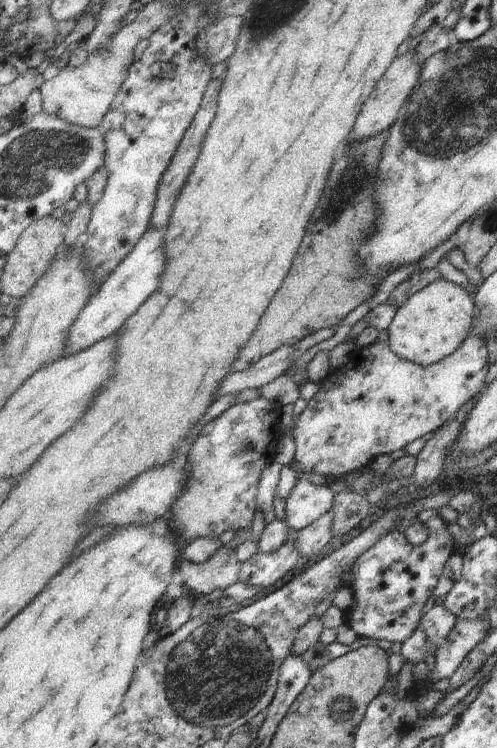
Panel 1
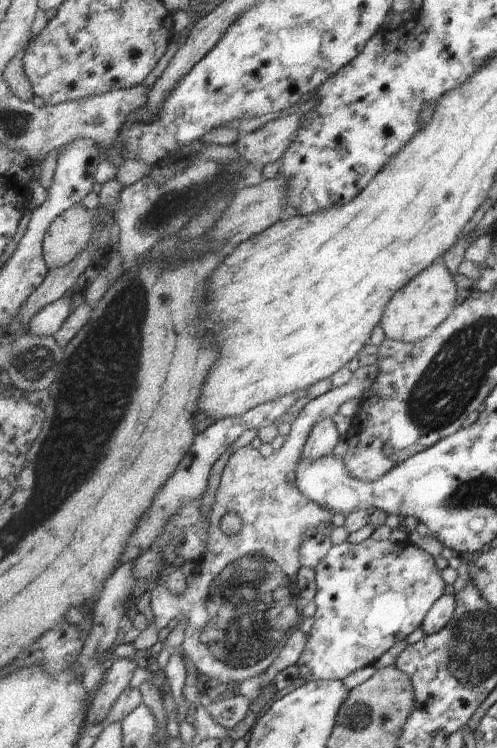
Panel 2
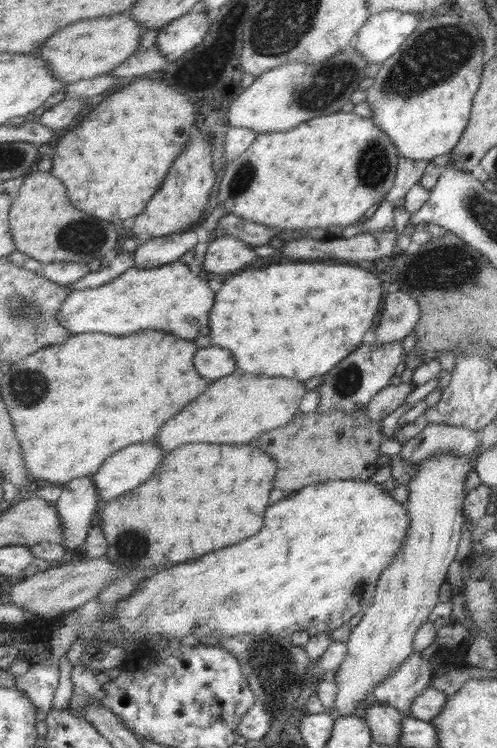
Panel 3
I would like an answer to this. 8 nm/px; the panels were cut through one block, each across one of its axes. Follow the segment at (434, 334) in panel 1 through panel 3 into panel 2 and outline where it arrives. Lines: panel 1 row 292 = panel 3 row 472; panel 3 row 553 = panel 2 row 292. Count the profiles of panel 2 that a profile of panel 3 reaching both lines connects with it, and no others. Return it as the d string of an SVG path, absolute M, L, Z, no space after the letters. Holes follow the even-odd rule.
M433 264L399 290L387 304L380 326L385 338L397 342L419 342L433 334L451 316L457 304L457 284L453 274L442 264Z

